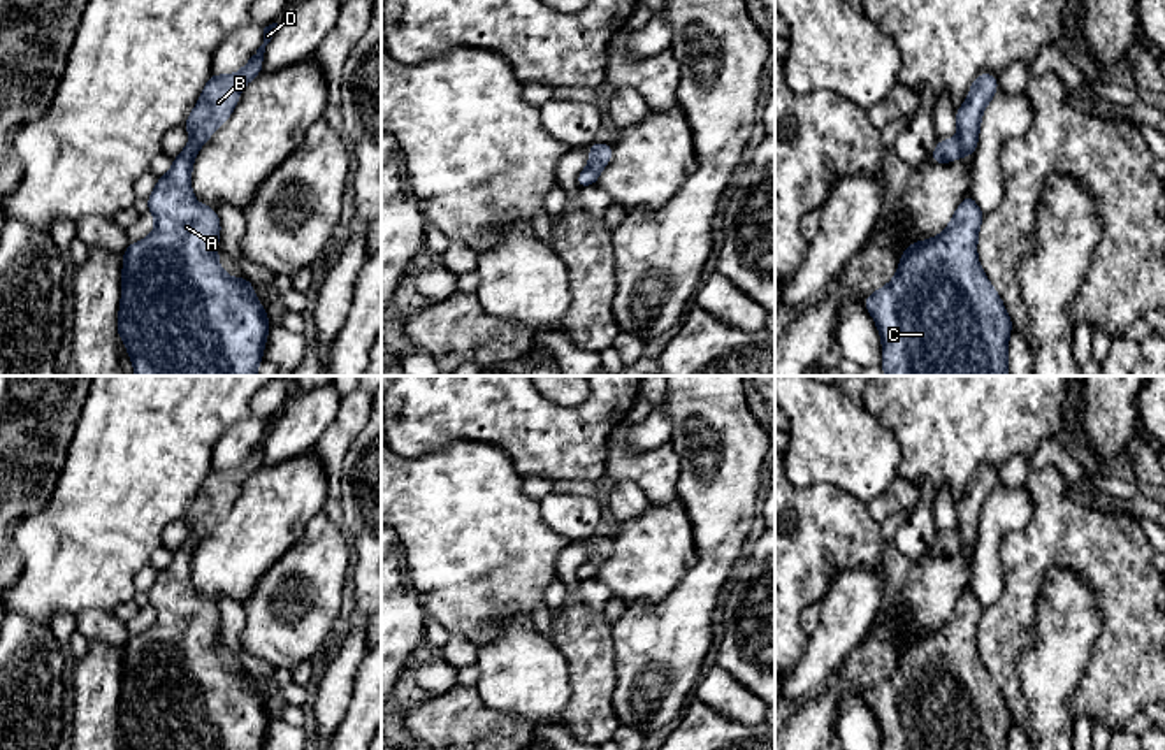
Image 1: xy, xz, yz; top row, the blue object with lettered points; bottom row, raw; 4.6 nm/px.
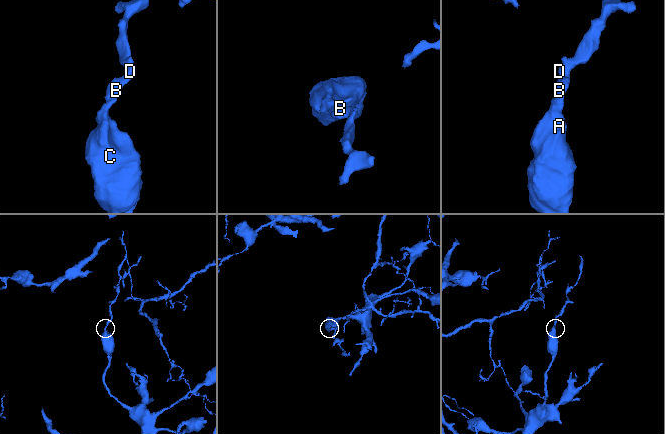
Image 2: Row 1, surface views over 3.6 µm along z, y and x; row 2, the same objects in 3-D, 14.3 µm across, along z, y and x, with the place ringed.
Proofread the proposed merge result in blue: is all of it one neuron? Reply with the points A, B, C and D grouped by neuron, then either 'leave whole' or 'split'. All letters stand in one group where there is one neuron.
A B C D; leave whole

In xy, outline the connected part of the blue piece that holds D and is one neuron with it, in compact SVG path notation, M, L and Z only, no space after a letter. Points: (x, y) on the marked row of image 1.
M278 23L264 28L264 44L232 76L211 74L197 105L185 121L190 144L174 158L172 169L158 177L148 197L155 230L123 253L118 334L125 343L135 376L257 376L264 360L269 318L246 278L230 278L218 262L221 232L214 207L200 206L192 193L192 167L200 148L227 121L241 90L262 74L265 46Z

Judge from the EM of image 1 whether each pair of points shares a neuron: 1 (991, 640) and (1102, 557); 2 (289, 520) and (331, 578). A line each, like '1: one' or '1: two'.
1: one
2: two

